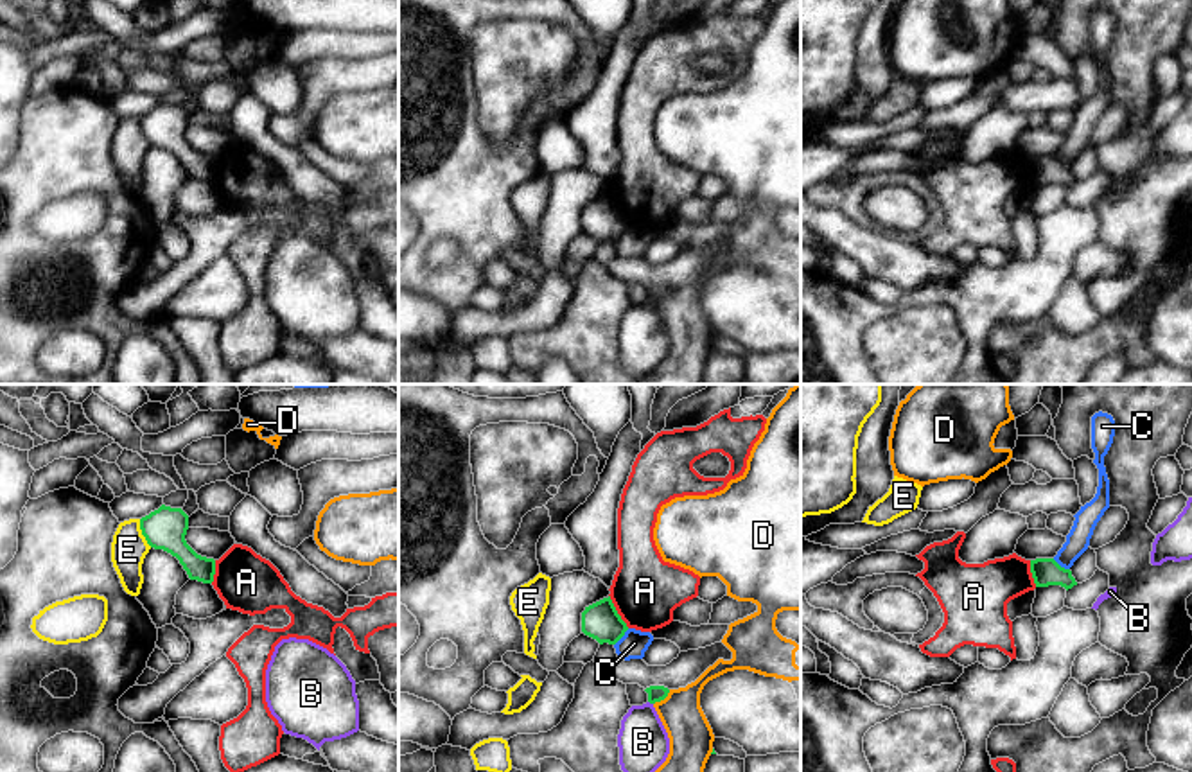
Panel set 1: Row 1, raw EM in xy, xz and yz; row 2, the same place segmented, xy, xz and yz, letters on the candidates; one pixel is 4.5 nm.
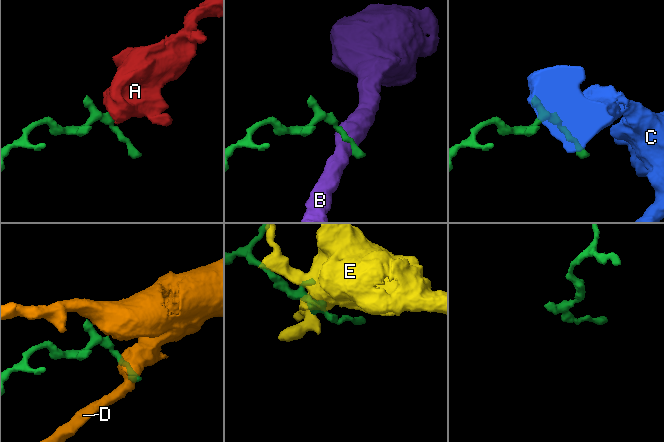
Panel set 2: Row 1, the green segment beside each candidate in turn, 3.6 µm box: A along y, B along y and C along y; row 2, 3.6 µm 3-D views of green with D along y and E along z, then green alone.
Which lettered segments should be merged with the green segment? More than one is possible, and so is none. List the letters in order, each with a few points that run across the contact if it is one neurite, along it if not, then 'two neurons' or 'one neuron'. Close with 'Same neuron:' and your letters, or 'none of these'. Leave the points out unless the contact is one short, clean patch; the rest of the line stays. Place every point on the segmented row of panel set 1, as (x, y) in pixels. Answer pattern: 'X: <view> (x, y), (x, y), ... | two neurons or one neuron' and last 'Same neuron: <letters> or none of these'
A: xz (609, 595), (616, 613), (629, 627) | two neurons
B: two neurons
C: xz (629, 629), (614, 645) | two neurons
D: xz (670, 690), (654, 704) | two neurons
E: xy (139, 519), (139, 528), (151, 546) | two neurons
Same neuron: none of these

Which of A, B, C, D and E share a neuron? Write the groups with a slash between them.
A / B / C / D / E

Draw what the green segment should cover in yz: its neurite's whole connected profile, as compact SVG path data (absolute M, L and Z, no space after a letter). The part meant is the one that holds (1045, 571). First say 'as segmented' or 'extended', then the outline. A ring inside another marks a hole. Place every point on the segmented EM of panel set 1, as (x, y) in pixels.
as segmented | M1054 558L1030 560L1030 573L1036 587L1061 585L1068 591L1077 585L1072 571L1061 567Z

